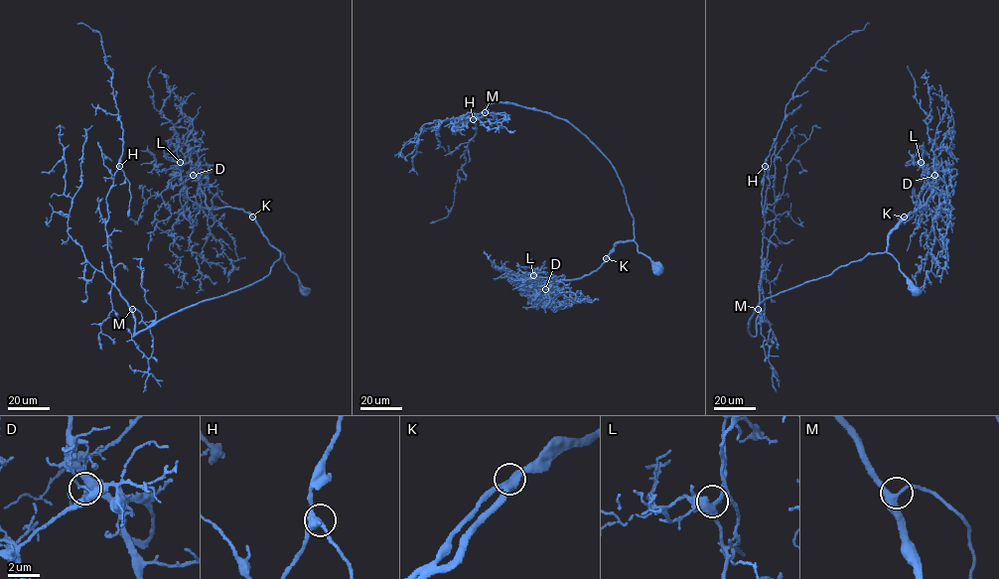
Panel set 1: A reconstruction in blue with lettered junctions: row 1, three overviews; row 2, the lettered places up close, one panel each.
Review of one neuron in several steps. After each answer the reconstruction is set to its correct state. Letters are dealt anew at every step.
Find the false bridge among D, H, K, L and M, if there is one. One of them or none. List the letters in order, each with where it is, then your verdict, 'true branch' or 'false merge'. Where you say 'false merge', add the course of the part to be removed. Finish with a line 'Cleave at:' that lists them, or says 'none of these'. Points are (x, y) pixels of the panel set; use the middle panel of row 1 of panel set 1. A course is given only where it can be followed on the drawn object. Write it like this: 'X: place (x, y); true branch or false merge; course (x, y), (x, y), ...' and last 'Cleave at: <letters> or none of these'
D: place (545, 289); true branch
H: place (473, 119); true branch
K: place (606, 258); true branch
L: place (533, 275); true branch
M: place (485, 112); true branch
Cleave at: none of these

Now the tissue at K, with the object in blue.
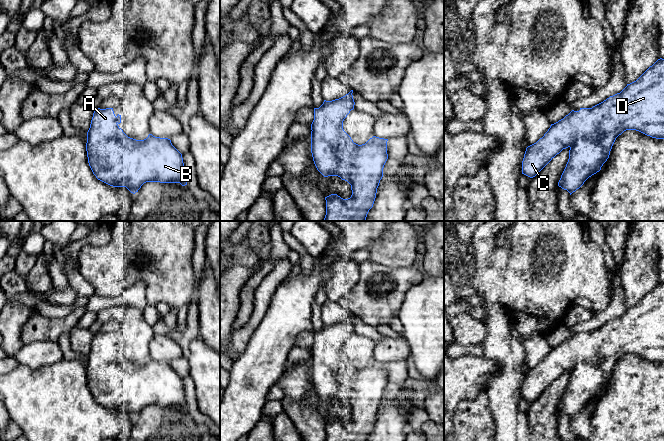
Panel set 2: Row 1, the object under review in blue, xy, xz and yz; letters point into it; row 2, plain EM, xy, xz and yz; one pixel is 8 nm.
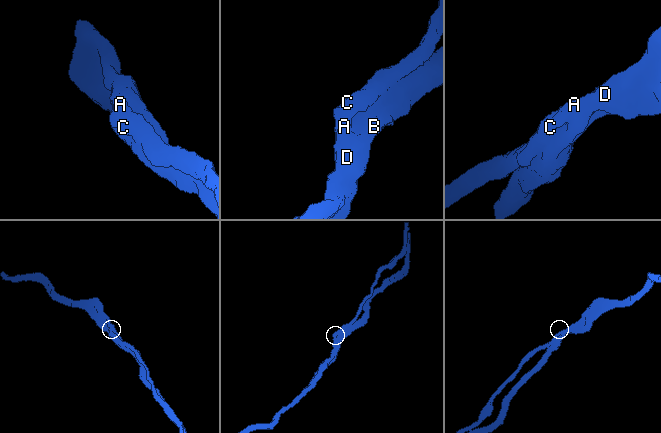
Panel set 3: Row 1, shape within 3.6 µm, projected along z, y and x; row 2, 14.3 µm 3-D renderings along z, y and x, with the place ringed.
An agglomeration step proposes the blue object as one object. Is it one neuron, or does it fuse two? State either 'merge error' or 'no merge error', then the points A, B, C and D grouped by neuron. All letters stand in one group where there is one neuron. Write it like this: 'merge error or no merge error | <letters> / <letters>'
no merge error | A B C D

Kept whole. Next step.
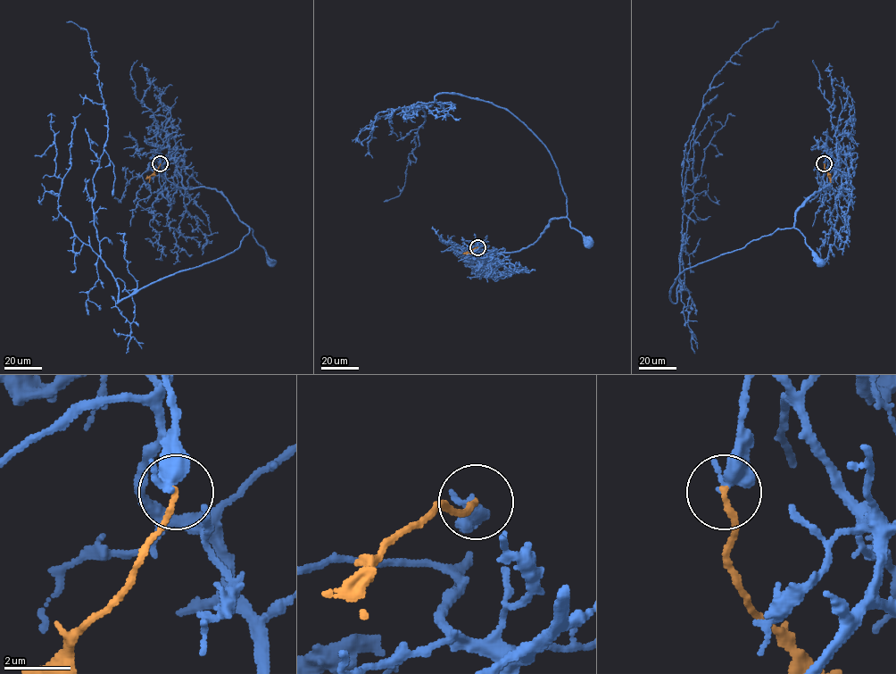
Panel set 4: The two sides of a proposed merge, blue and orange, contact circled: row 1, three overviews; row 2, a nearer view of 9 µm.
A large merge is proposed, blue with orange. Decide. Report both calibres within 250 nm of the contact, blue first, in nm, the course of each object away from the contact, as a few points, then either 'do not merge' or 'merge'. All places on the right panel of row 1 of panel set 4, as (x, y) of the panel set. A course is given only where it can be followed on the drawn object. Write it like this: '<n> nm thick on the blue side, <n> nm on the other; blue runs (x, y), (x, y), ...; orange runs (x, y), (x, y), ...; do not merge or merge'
480 nm thick on the blue side, 180 nm on the other; blue runs (824, 164), (826, 157), (833, 166), (826, 178), (829, 187), (821, 188), (800, 208), (794, 224), (821, 262); orange runs (824, 164), (830, 182); merge

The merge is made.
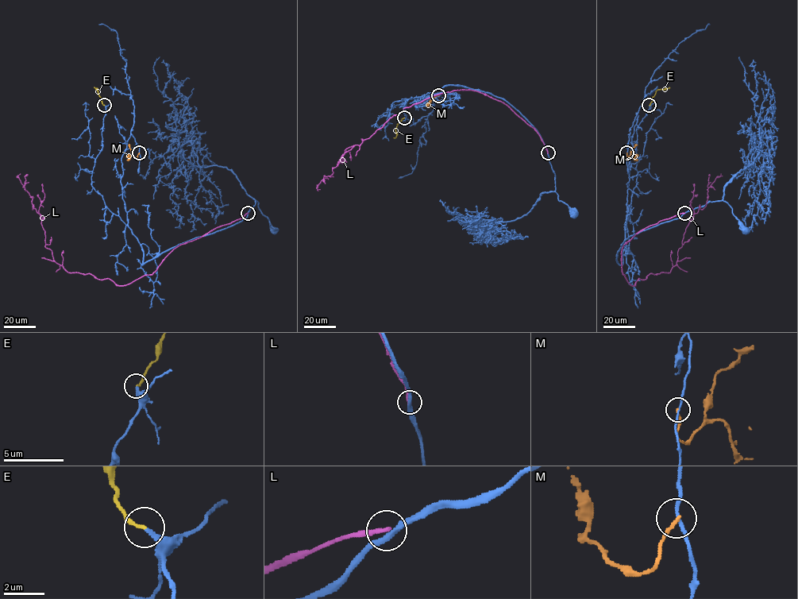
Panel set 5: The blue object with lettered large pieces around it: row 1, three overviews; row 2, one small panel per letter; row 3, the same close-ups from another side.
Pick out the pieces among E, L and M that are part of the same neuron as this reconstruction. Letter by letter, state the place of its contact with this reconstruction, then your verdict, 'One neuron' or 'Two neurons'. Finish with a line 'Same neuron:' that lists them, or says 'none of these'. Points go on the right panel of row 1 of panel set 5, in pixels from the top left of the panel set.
E: Touches blue at (649, 105). One neuron
L: Touches blue at (684, 213). Two neurons
M: Touches blue at (626, 152). Two neurons
Same neuron: E

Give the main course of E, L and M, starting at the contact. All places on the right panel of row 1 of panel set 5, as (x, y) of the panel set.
E: (649, 105), (657, 90), (669, 87)
L: (684, 213), (623, 245), (622, 272), (631, 285), (676, 264), (685, 229), (721, 174)
M: (627, 153), (628, 157), (632, 148), (637, 145)

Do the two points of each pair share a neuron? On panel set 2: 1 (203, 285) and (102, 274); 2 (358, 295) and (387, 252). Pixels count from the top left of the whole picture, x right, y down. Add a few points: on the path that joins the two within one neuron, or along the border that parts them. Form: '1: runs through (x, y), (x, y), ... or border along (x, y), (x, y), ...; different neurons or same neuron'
1: border along (195, 290), (196, 296); different neurons
2: border along (368, 259), (391, 267), (402, 268); different neurons

